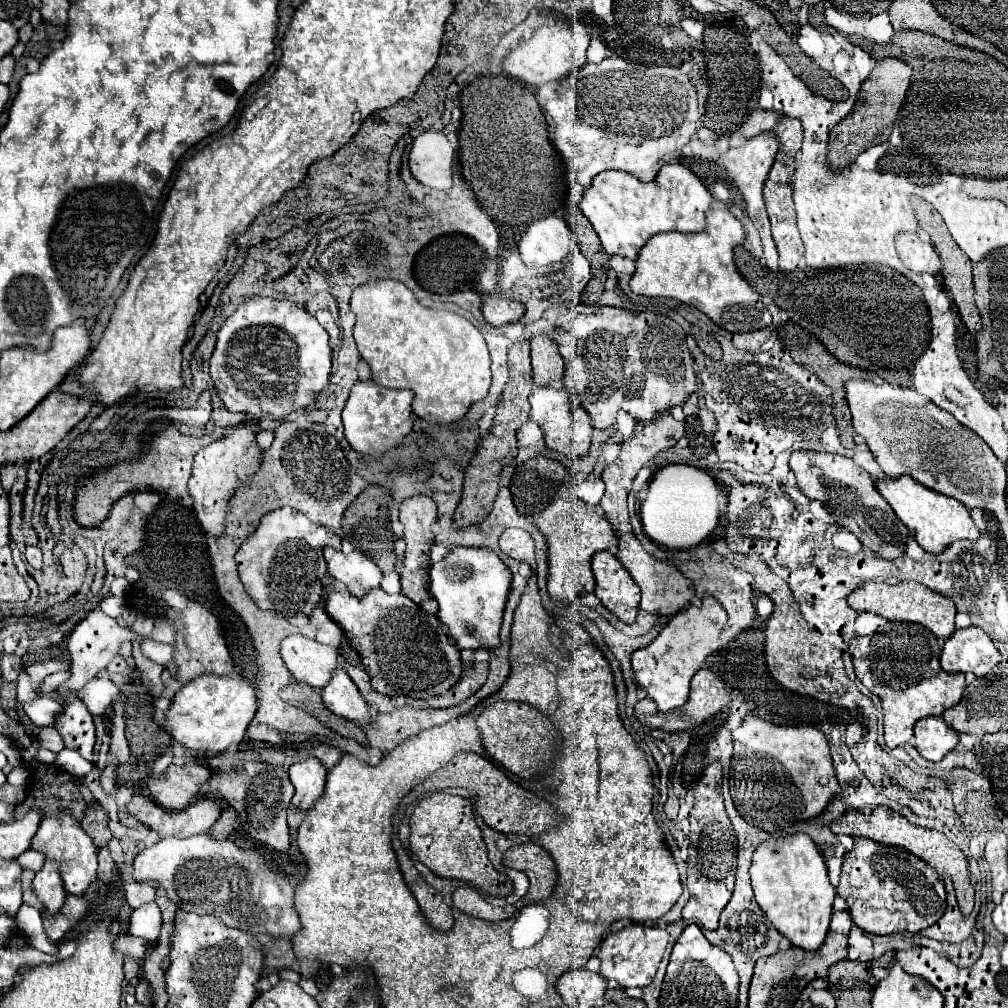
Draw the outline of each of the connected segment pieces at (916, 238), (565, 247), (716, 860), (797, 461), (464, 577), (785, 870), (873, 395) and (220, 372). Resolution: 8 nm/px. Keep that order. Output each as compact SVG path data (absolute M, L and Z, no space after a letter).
M899 234L895 238L895 244L897 244L897 252L899 252L899 258L903 260L903 264L921 274L921 272L931 272L931 274L937 274L941 264L939 264L939 254L935 252L933 244L925 238L921 238L919 234Z
M551 214L527 226L519 242L519 254L527 266L543 266L561 262L569 254L571 246L573 236L567 220Z
M713 762L707 766L705 774L695 786L695 804L689 814L689 862L687 862L687 888L689 888L689 900L683 908L683 918L693 920L699 926L707 930L717 930L719 914L725 908L727 900L733 892L733 880L735 880L735 856L737 856L737 844L735 844L735 830L731 828L731 822L725 814L723 806L723 794L721 794L721 764Z
M811 450L793 452L789 466L797 478L799 490L807 498L823 502L823 506L835 516L837 524L853 532L865 548L873 550L883 560L897 560L899 556L903 556L909 530L895 516L893 508L883 500L883 496L875 488L875 480L869 476L867 470L857 466L847 456L823 454Z
M453 548L441 562L435 562L431 566L431 596L439 602L439 620L449 628L457 648L499 648L499 630L501 630L501 620L503 620L503 610L505 602L509 596L513 574L511 570L501 562L501 558L487 550L487 548Z
M799 832L787 838L761 842L751 864L751 886L757 904L771 924L797 948L817 950L829 930L835 888L829 882L827 866L815 842Z
M847 380L845 392L855 432L865 438L873 458L889 478L911 476L919 484L963 502L967 508L987 508L989 512L995 512L995 518L1007 516L1005 464L991 452L991 448L987 448L983 440L979 440L979 436L975 436L975 432L963 428L963 424L959 424L949 412L931 404L927 396L915 390L891 386L887 382L873 384L869 380Z
M249 298L247 302L243 302L233 316L229 316L225 320L225 324L221 326L219 334L217 334L217 346L215 346L215 352L209 360L209 374L213 378L213 384L215 384L215 390L223 402L223 406L229 410L229 412L245 412L251 420L263 420L263 418L269 418L269 420L289 420L287 416L295 410L301 410L301 408L307 408L311 406L315 400L317 400L317 394L329 384L329 378L331 378L331 346L329 346L329 336L325 332L325 328L317 322L317 318L313 314L309 314L307 310L291 304L291 302L279 302L279 300L269 300L269 298Z

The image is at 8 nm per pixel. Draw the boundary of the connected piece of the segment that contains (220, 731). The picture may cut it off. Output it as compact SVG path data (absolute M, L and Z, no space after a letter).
M203 674L185 684L173 698L167 714L165 728L173 740L193 752L223 752L231 744L239 744L245 736L249 722L257 712L255 686L243 676L209 676Z

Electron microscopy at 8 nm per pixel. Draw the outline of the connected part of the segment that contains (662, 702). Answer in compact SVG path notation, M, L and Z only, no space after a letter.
M703 596L699 608L689 606L687 610L677 612L671 616L669 624L661 630L661 634L645 648L639 648L631 656L633 676L637 688L647 692L661 712L671 712L681 708L689 700L689 682L693 674L701 668L703 660L719 648L719 634L727 622L727 612L715 598Z

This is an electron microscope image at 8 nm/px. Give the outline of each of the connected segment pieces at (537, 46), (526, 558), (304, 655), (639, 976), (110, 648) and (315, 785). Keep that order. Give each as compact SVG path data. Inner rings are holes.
M549 24L539 28L531 42L521 42L517 50L513 50L505 60L503 60L503 72L519 82L523 82L529 88L543 86L547 82L555 82L567 72L579 70L585 64L585 52L589 46L591 34L589 28L583 24L573 24L563 28L563 24Z
M515 528L505 530L499 538L499 546L505 554L509 554L519 562L527 562L535 570L535 546L533 538L525 530L515 530Z
M299 634L285 638L279 654L295 682L303 682L313 688L325 688L335 668L343 664L339 648L319 644L317 640Z
M631 924L619 932L609 934L599 946L599 960L601 960L601 976L607 980L617 980L619 986L647 986L651 984L657 966L663 958L669 934L665 928L659 926L645 926L645 924Z
M95 608L87 614L87 618L83 622L79 622L75 626L73 634L67 640L71 668L95 668L95 676L97 676L117 656L119 646L123 642L133 642L133 640L135 640L135 632L119 626L111 616L107 616L103 610Z
M315 758L293 764L289 768L289 778L291 784L295 786L291 804L299 810L309 810L323 796L325 776L327 776L327 768Z

